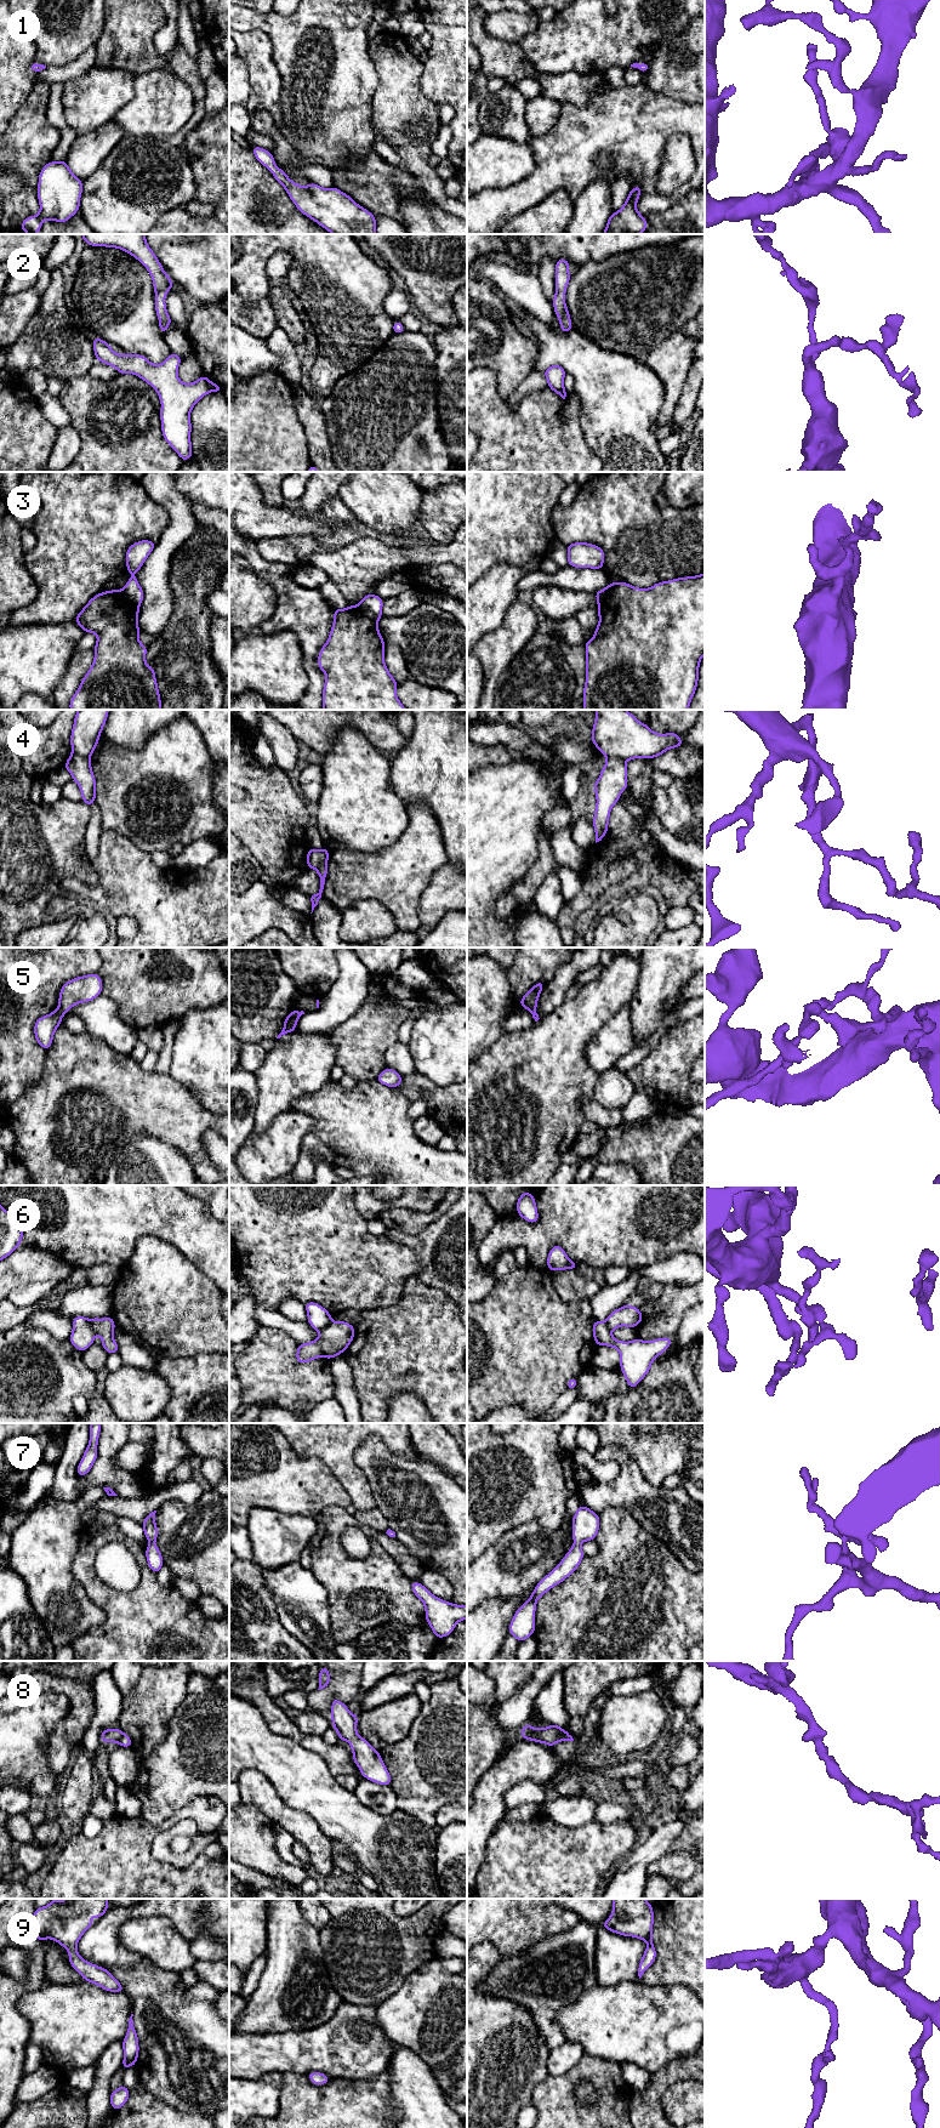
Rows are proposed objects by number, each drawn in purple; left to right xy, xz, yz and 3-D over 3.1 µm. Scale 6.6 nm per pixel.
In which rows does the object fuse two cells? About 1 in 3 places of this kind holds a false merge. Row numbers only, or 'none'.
3, 4, 5, 6

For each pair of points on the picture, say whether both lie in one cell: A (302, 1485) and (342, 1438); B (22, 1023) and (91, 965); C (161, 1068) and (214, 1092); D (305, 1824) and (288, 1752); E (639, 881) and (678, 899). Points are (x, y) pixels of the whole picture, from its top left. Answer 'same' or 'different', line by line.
A: different
B: same
C: different
D: different
E: same

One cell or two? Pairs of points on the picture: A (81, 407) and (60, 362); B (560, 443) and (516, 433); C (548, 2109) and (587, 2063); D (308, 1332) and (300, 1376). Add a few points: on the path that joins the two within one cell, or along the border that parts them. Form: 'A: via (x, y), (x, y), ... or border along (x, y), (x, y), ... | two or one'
A: border along (87, 374), (68, 379), (63, 382) | two
B: via (550, 443), (527, 443) | one
C: via (554, 2098), (577, 2074) | one
D: border along (275, 1327), (286, 1332), (300, 1343) | two

